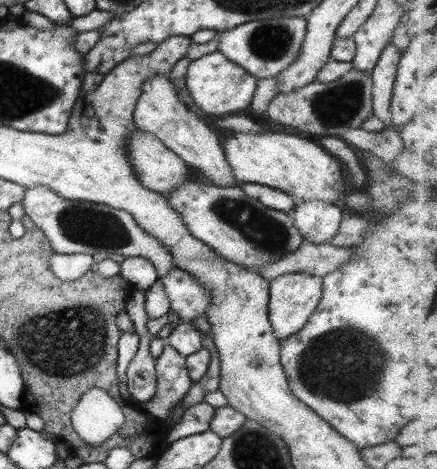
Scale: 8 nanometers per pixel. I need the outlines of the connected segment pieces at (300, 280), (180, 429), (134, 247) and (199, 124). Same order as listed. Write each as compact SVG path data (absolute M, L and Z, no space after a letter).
M287 272L268 280L267 318L273 329L273 336L281 341L299 332L317 306L321 293L322 277L309 276L306 273Z
M203 402L191 405L181 414L180 422L172 425L171 429L168 430L164 442L169 445L179 440L179 438L186 438L207 431L213 413L213 407Z
M43 186L25 189L20 203L23 205L25 215L40 228L55 253L90 256L95 252L106 252L106 254L121 254L124 258L141 256L151 261L158 276L167 274L173 267L171 253L159 244L157 239L147 235L133 221L131 215L123 210L99 203L63 199Z
M147 76L147 80L139 86L139 98L135 100L132 119L135 128L153 135L163 146L183 160L189 169L203 176L208 184L219 188L237 186L217 135L211 131L208 122L191 113L179 100L168 76Z

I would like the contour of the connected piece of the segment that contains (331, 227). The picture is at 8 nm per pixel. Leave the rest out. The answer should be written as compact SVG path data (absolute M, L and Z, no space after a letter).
M321 200L300 201L289 212L303 241L327 243L337 233L343 209Z

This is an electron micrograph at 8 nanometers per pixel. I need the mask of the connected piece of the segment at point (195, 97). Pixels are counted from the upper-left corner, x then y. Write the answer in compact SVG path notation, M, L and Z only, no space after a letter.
M209 52L190 61L184 75L186 89L191 100L206 115L227 114L247 108L253 96L257 79L235 62L227 60L221 52Z

